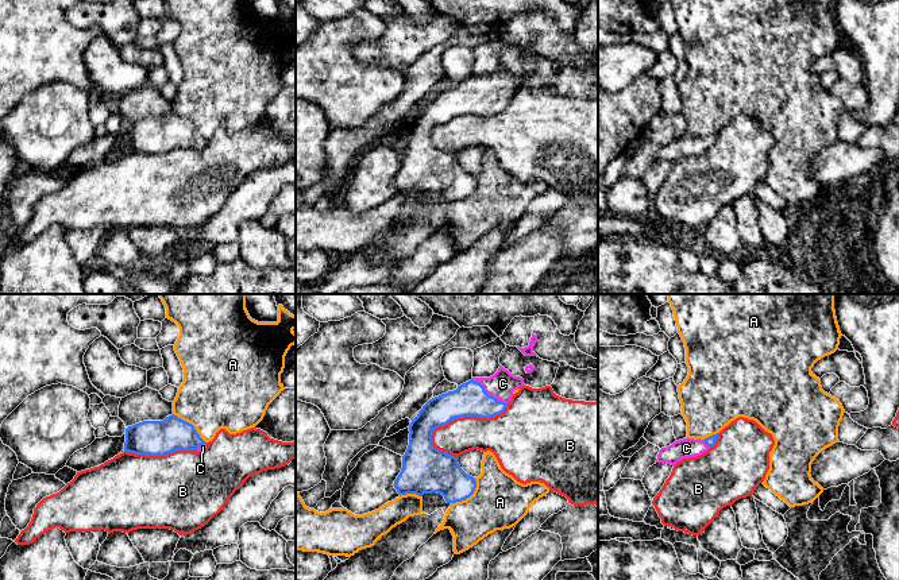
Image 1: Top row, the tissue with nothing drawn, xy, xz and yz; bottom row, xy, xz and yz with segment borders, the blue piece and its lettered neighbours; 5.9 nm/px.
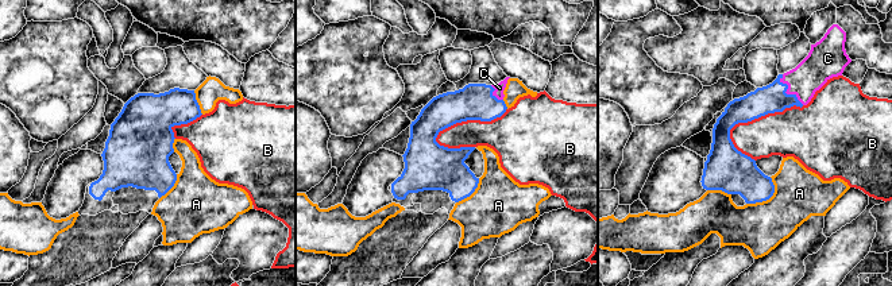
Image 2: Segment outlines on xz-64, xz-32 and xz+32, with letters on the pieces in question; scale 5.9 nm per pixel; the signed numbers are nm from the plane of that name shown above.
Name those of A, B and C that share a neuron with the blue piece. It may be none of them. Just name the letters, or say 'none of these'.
C

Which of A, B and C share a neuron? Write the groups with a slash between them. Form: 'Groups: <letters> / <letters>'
Groups: A / B / C

